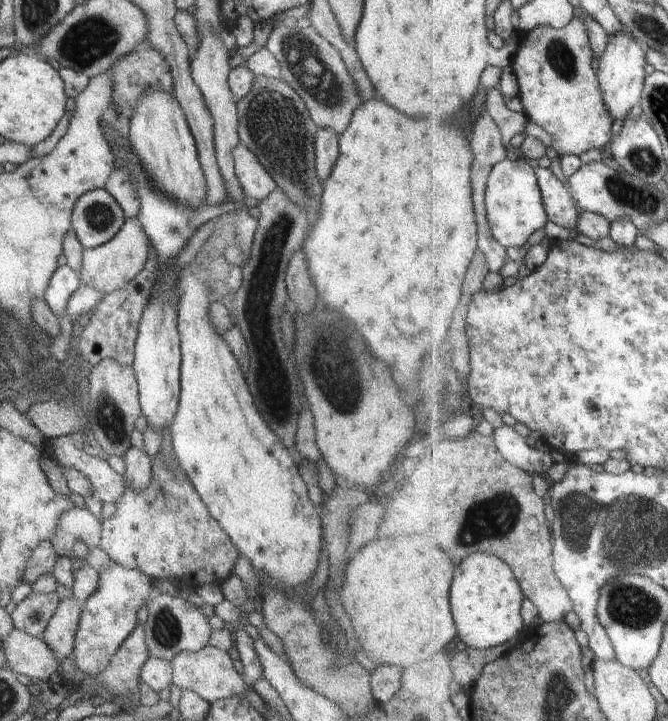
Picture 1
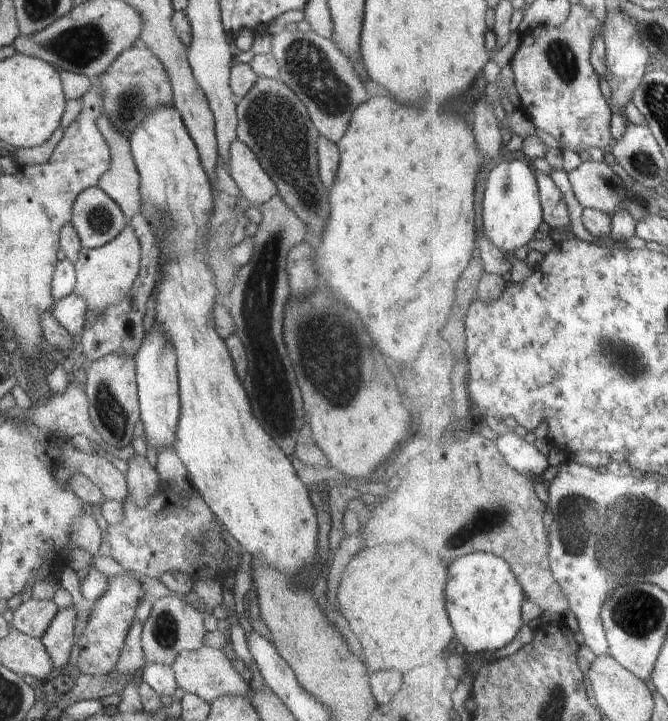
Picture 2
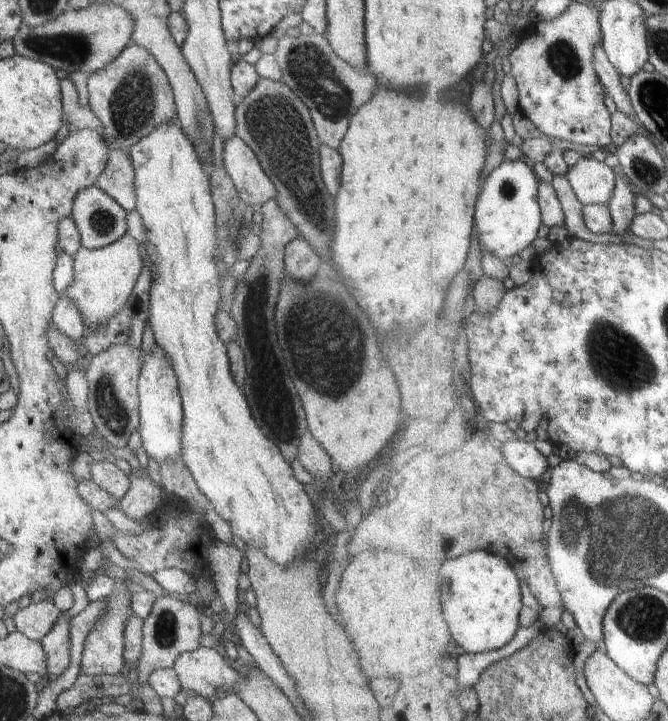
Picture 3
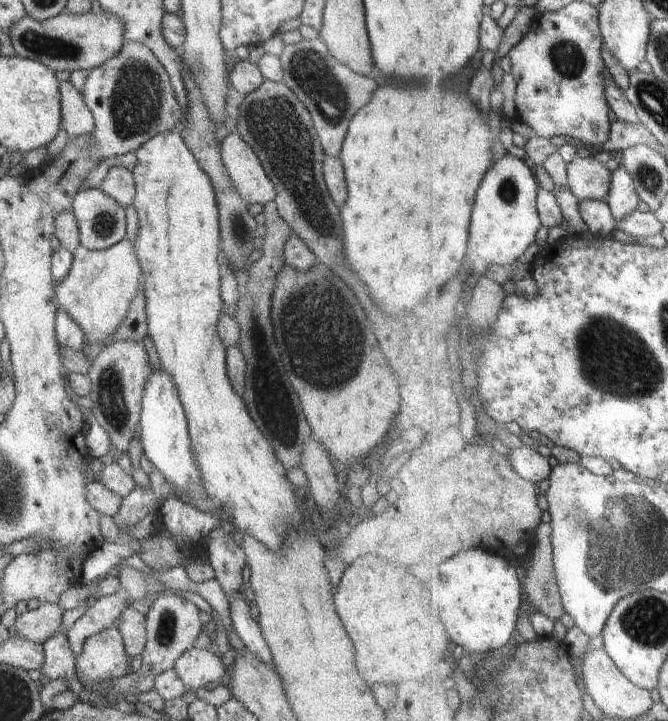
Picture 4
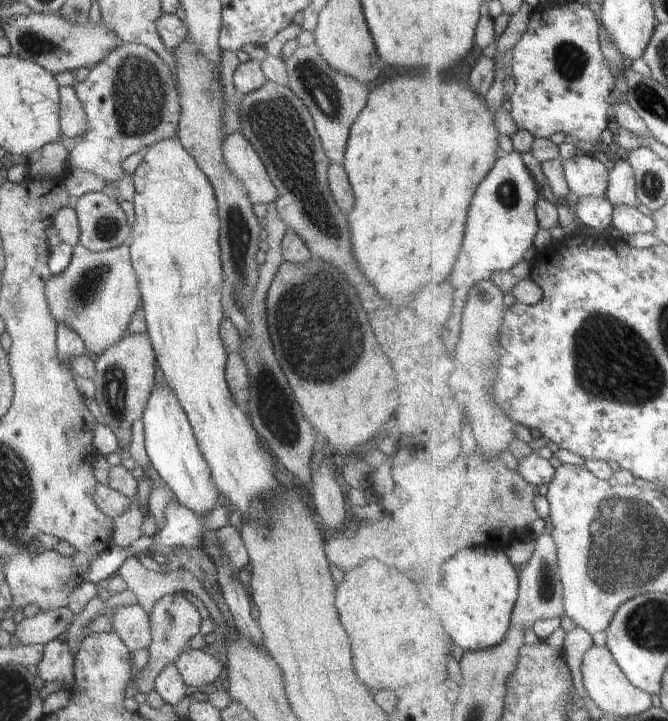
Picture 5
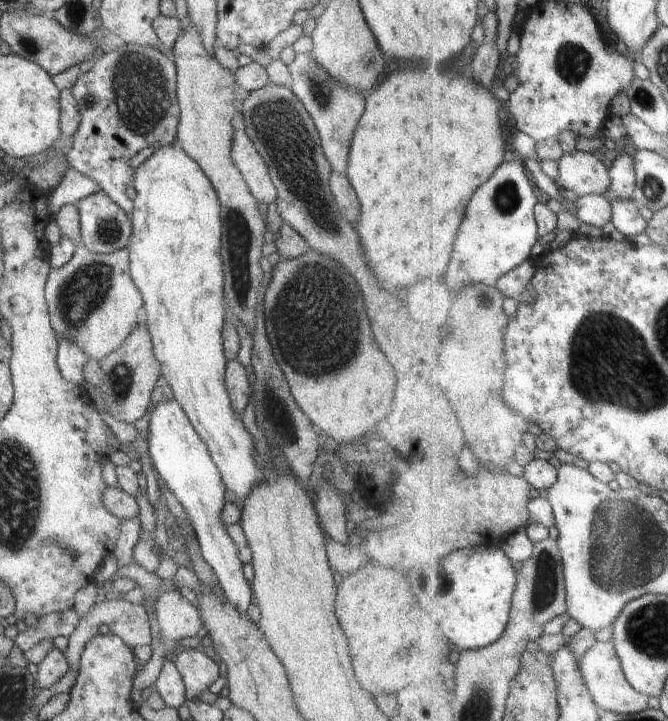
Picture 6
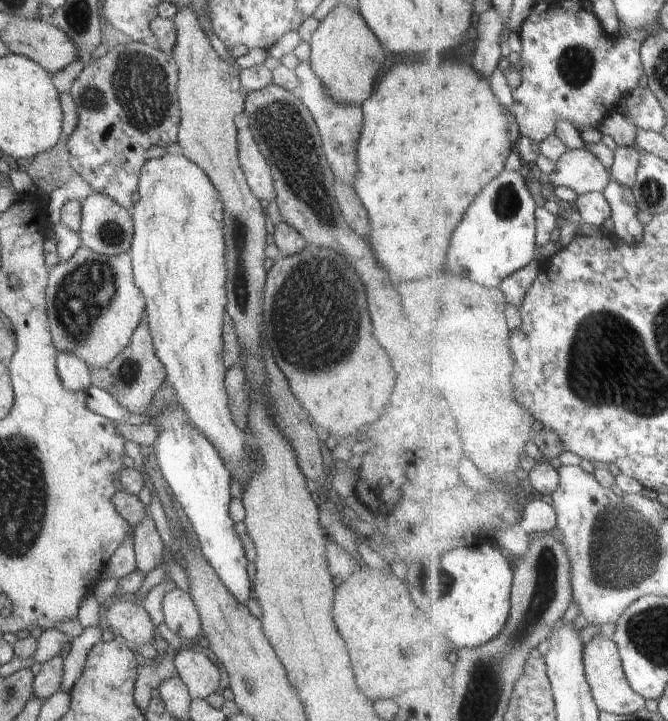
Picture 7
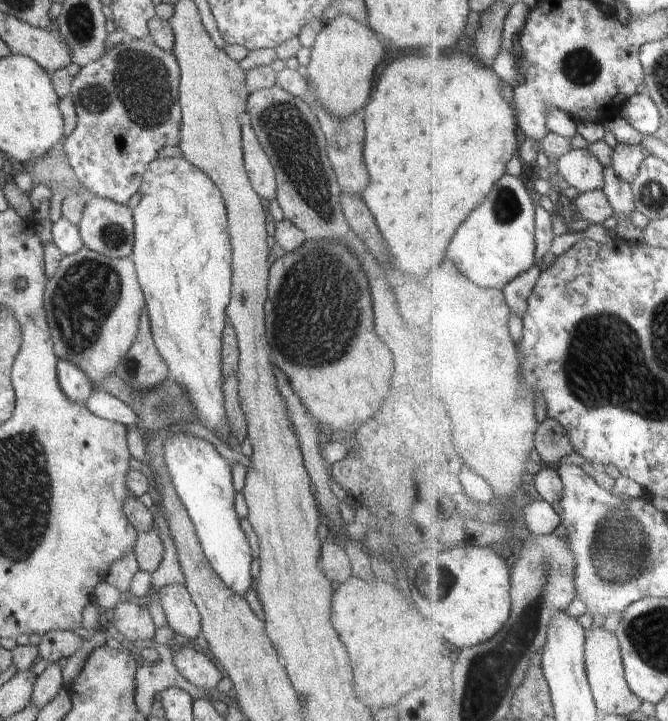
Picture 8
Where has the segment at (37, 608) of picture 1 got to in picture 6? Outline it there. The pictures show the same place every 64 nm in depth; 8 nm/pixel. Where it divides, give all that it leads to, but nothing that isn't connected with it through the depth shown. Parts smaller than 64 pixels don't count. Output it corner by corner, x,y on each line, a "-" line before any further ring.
74,609
56,612
56,614
50,614
50,616
42,616
36,622
36,626
27,627
24,632
19,632
13,643
22,652
26,652
42,640
53,640
56,636
70,638
74,634
76,626
78,626
78,619
79,616

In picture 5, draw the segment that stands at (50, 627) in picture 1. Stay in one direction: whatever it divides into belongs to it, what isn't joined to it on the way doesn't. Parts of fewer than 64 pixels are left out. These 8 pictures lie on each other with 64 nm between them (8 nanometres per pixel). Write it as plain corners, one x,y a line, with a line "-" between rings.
58,639
45,644
42,660
37,664
39,683
64,682
69,690
74,689
74,657
68,645

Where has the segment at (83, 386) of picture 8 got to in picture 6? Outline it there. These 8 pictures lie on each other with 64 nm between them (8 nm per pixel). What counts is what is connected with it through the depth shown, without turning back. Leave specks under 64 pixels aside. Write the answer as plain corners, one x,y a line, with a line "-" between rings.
60,338
57,348
57,365
64,380
80,387
84,382
86,362
88,362
88,356
82,352
82,348
76,342

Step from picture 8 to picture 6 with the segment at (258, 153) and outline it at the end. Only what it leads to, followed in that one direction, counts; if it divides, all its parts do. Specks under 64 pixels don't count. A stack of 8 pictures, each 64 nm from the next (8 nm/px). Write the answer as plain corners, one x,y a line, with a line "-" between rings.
234,129
230,158
232,158
234,166
240,170
240,174
244,177
252,196
257,202
274,203
277,190
272,184
264,160
260,158
254,144
250,142
246,130

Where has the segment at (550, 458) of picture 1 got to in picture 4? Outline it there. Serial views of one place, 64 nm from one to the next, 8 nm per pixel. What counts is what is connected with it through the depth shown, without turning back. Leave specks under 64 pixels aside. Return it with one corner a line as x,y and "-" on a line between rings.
523,445
520,448
512,449
509,458
516,470
526,480
538,484
552,476
553,467
550,466
550,460
542,456
536,448
532,448
532,445

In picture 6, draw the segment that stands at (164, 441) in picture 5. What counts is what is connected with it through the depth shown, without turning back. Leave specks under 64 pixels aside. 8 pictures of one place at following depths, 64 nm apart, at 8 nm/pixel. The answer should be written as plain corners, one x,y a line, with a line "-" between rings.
174,399
160,402
148,416
148,452
158,476
166,482
166,486
182,504
190,519
200,543
202,558
216,574
226,600
238,610
240,616
247,616
248,606
254,600
251,587
244,578
245,563
240,562
238,550
226,532
228,524
224,524
220,516
226,504
226,486
220,478
216,464
212,462
206,444

